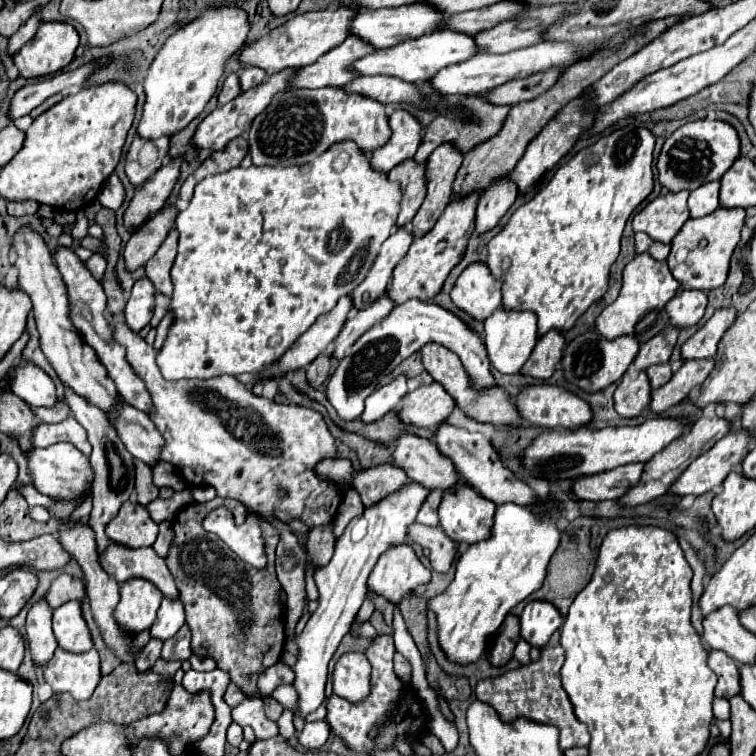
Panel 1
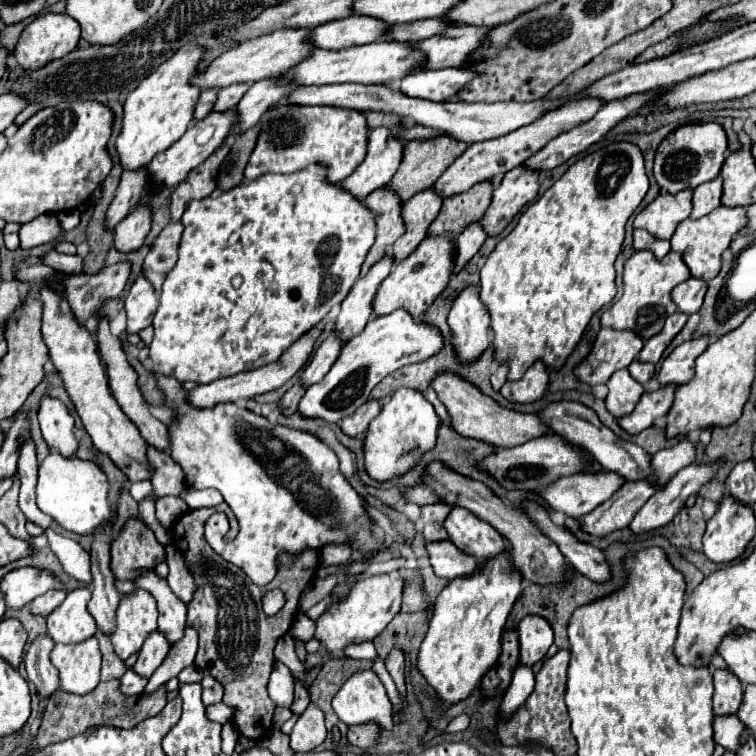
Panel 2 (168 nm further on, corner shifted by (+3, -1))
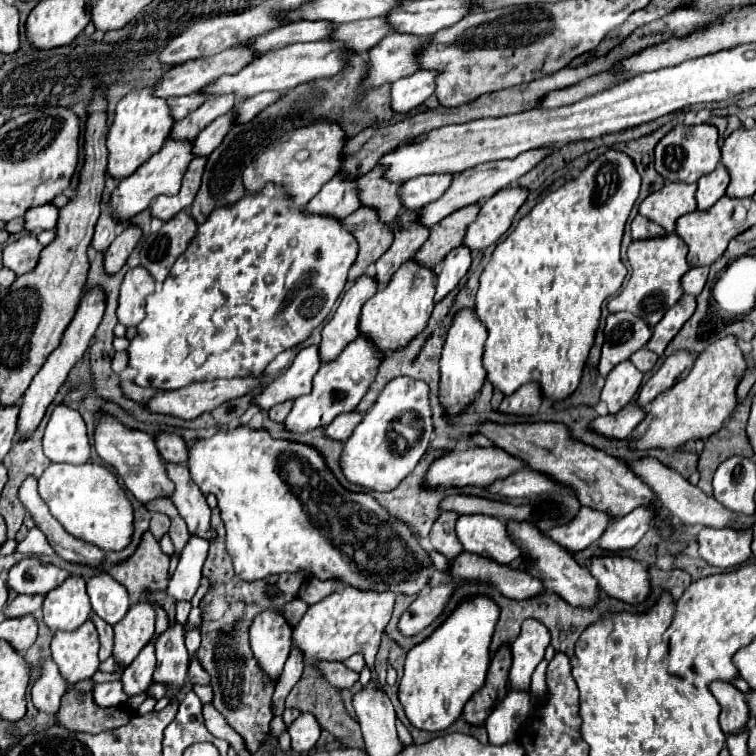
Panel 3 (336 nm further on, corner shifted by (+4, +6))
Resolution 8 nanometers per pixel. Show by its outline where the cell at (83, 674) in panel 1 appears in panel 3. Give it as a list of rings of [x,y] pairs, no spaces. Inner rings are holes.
[[[86,620],[74,632],[56,632],[52,638],[52,658],[58,664],[64,680],[76,684],[92,678],[100,666],[98,632],[92,620]]]

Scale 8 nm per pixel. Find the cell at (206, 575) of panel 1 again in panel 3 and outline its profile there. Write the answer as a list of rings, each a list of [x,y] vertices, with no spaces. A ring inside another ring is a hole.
[[[212,510],[212,520],[210,526],[214,526],[214,542],[210,542],[208,558],[204,562],[202,574],[210,580],[210,590],[200,602],[202,610],[202,646],[196,652],[200,664],[204,670],[210,674],[212,690],[214,690],[214,702],[212,706],[228,720],[228,724],[244,738],[246,748],[250,754],[254,754],[260,744],[266,740],[270,732],[270,720],[274,718],[272,714],[272,694],[274,694],[274,682],[266,682],[266,674],[258,666],[258,660],[254,658],[250,650],[250,640],[248,640],[248,630],[250,622],[262,612],[262,610],[274,610],[278,612],[286,602],[294,600],[298,596],[300,586],[310,580],[312,574],[296,572],[296,574],[282,574],[282,576],[270,576],[270,584],[276,584],[280,588],[280,594],[276,598],[266,598],[264,590],[268,584],[268,578],[256,580],[256,582],[246,582],[240,580],[234,574],[230,556],[224,548],[224,536],[226,528],[220,518],[220,510]],[[230,610],[234,610],[234,616],[228,616]]]

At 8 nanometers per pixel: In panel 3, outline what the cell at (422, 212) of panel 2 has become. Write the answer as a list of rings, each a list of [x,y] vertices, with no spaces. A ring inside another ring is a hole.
[[[414,210],[402,212],[402,222],[406,222],[406,226],[394,232],[394,244],[376,262],[376,280],[380,284],[386,284],[402,262],[414,258],[416,250],[424,244],[428,236],[426,226],[418,226],[418,222],[414,222],[412,216],[414,216]]]

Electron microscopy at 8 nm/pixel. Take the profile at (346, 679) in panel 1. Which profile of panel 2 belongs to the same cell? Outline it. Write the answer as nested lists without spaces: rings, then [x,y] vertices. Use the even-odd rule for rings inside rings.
[[[369,669],[355,673],[335,695],[333,709],[347,725],[375,723],[383,729],[393,727],[391,703],[379,677]]]

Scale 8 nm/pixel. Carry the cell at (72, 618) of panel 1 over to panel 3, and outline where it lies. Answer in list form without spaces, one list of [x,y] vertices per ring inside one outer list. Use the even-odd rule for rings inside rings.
[[[68,576],[58,588],[46,594],[44,622],[54,632],[72,632],[88,620],[90,610],[86,580],[82,576]]]

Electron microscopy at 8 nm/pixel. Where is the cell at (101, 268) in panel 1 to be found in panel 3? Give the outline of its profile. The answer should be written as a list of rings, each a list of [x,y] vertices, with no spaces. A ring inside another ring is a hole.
[[[26,234],[20,240],[6,244],[6,248],[2,250],[4,266],[14,270],[18,276],[22,276],[38,264],[40,252],[42,252],[42,244],[36,240],[36,236]]]

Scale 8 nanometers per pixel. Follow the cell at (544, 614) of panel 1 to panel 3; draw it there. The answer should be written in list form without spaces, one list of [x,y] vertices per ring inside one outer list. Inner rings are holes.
[[[526,620],[522,624],[520,636],[512,644],[514,664],[510,668],[510,686],[518,690],[530,688],[530,676],[534,668],[544,658],[544,650],[550,644],[550,630],[542,626],[542,622]]]

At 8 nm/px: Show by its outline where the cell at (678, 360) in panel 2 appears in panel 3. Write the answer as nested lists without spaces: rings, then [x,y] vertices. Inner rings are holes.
[[[678,350],[670,354],[662,362],[662,366],[654,372],[654,376],[642,386],[638,394],[638,404],[648,406],[660,392],[674,386],[678,380],[682,380],[690,372],[692,364],[694,364],[694,354],[688,350]]]

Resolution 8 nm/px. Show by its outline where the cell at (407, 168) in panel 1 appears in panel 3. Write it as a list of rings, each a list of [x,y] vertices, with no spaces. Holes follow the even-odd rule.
[[[360,206],[354,214],[344,218],[344,226],[356,236],[360,246],[360,254],[348,274],[348,280],[354,282],[390,248],[394,234],[392,230],[386,230],[386,222],[378,222],[378,214],[366,210],[366,206]]]

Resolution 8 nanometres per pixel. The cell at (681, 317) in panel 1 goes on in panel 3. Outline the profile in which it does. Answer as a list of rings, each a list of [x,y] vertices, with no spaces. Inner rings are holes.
[[[692,268],[690,272],[686,272],[686,276],[682,276],[682,292],[698,296],[706,284],[706,276],[708,268]]]

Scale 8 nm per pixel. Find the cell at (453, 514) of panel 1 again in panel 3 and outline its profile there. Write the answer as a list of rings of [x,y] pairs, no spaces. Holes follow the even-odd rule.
[[[464,514],[456,522],[456,534],[466,552],[482,554],[502,564],[520,556],[518,546],[508,538],[506,522],[486,514]]]

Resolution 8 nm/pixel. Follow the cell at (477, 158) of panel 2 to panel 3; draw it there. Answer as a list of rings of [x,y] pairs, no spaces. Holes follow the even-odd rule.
[[[426,174],[422,178],[404,182],[400,188],[402,204],[406,208],[426,206],[426,202],[434,202],[434,198],[440,198],[452,180],[454,174]]]

